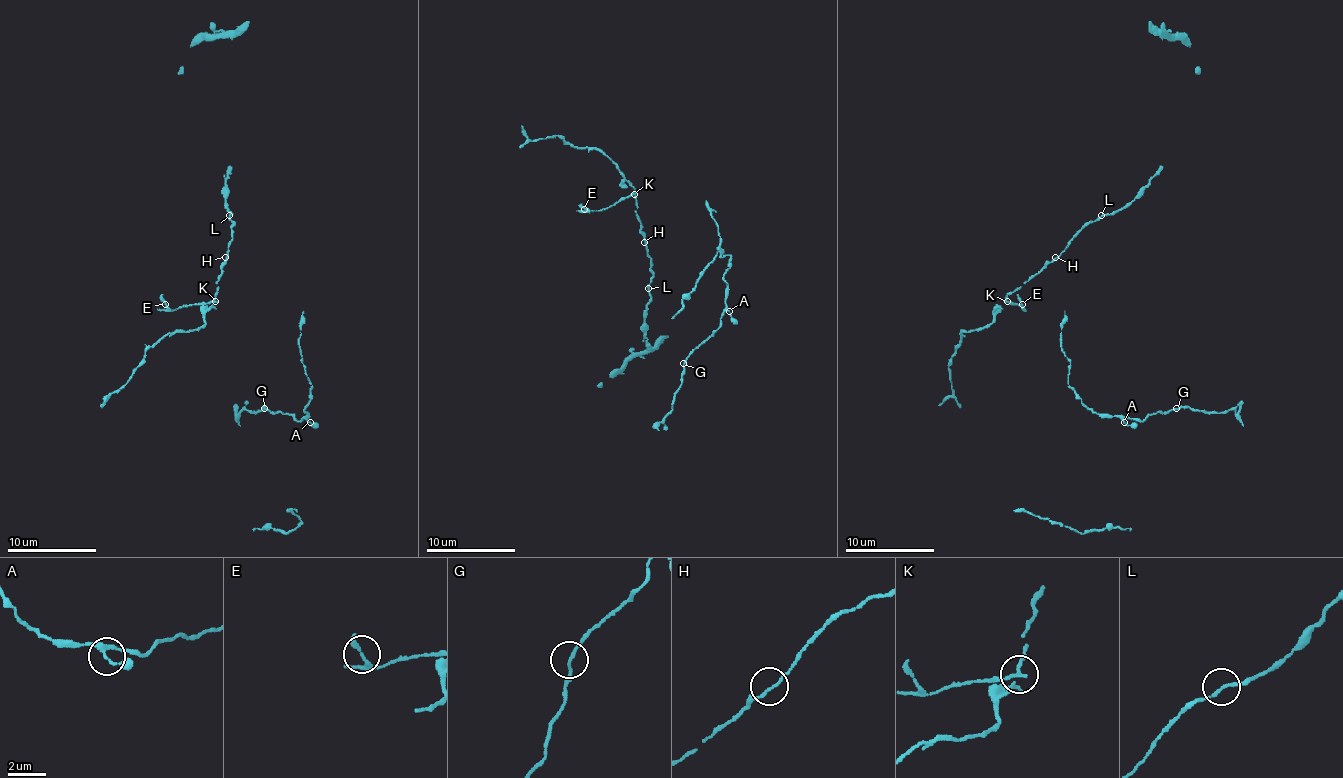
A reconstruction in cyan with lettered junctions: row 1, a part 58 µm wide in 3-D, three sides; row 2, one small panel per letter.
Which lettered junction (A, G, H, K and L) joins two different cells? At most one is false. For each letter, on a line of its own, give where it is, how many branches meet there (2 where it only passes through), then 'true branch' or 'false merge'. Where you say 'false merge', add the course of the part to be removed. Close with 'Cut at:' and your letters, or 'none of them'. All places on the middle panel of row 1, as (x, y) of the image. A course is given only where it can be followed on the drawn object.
A: place (729, 311); branches 3; true branch
G: place (683, 363); branches 2; true branch
H: place (644, 242); branches 2; true branch
K: place (634, 194); branches 3; false merge; course (633, 193), (593, 211), (580, 204)
L: place (648, 288); branches 2; true branch
Cut at: K

